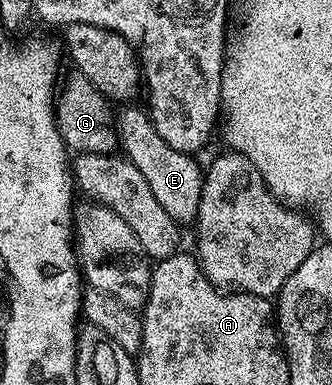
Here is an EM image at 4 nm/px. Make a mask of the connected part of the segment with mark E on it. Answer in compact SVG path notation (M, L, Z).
M133 103L126 104L115 113L120 152L126 161L130 161L136 167L139 175L147 179L151 195L159 199L159 207L163 207L163 211L167 211L167 215L171 215L171 219L176 221L178 226L192 226L197 220L201 202L202 166L197 166L190 154L172 149L159 135L159 131L155 131L148 112L144 108L136 109L135 106Z

